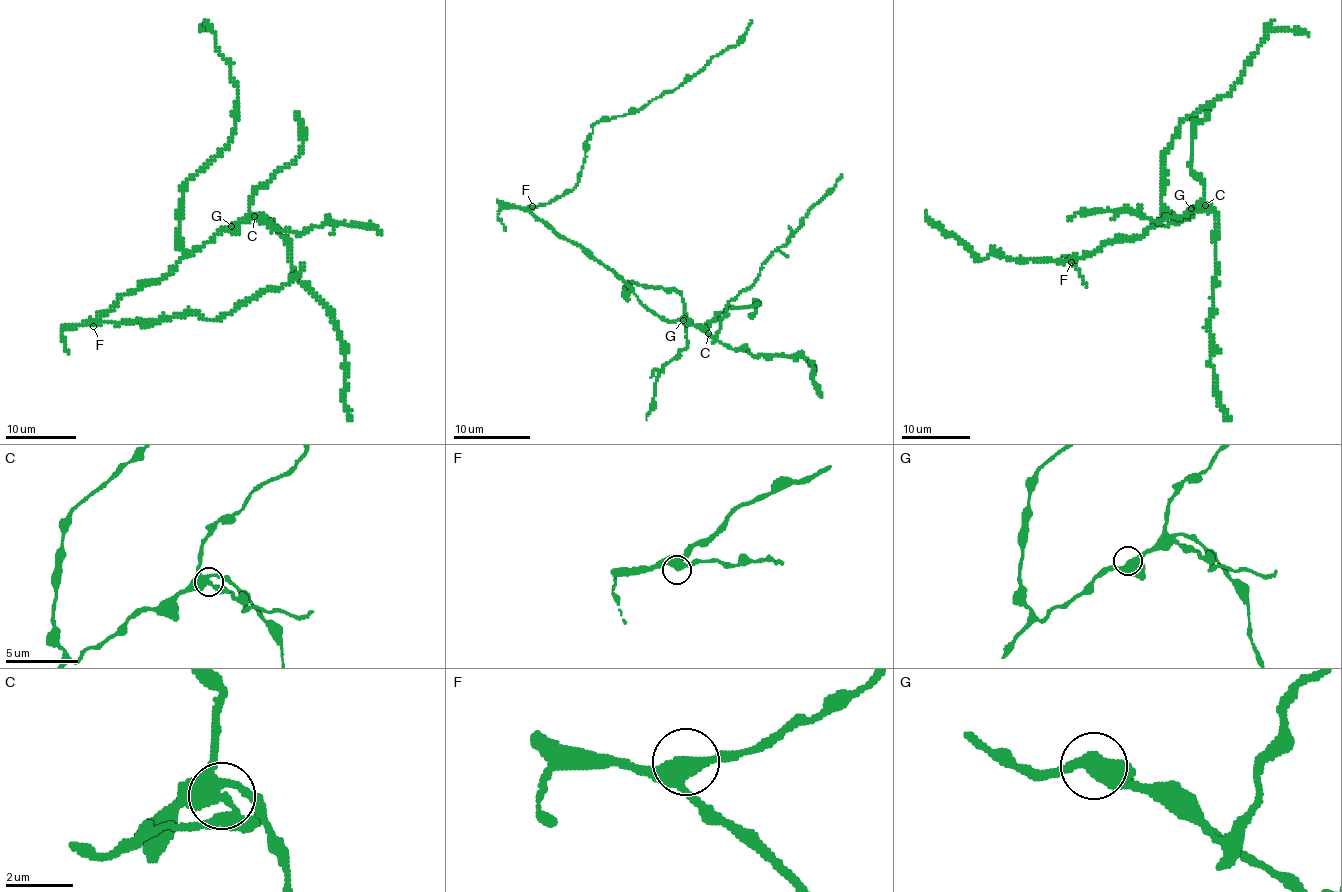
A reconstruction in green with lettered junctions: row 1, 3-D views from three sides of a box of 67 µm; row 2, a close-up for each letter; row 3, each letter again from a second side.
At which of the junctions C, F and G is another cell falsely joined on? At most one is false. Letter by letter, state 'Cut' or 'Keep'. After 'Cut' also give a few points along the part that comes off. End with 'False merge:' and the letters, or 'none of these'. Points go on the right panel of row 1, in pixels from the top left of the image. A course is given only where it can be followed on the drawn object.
C: Cut. Course of the part to remove: (1205, 205), (1207, 208), (1200, 211), (1155, 221), (1127, 209), (1079, 213), (1067, 221)
F: Keep
G: Keep
False merge: C

